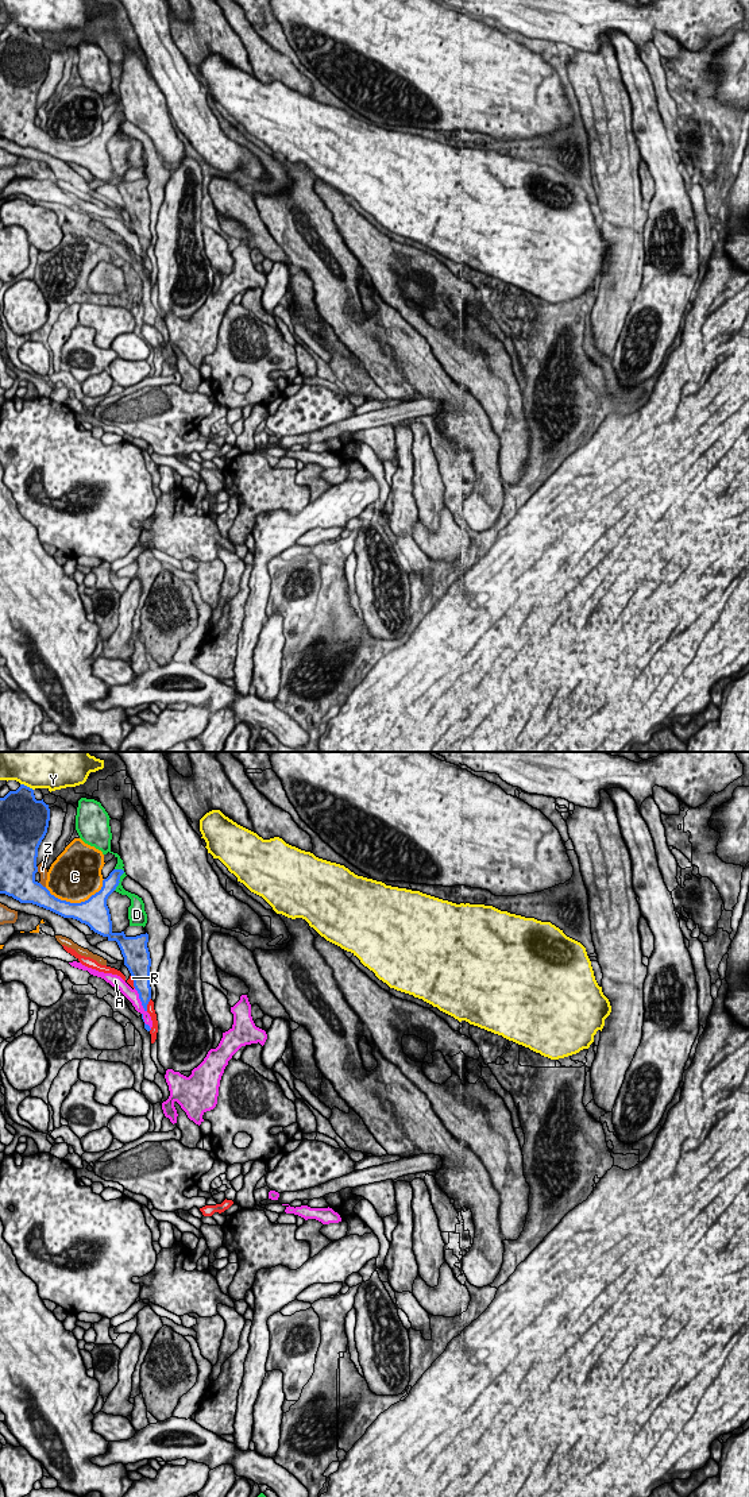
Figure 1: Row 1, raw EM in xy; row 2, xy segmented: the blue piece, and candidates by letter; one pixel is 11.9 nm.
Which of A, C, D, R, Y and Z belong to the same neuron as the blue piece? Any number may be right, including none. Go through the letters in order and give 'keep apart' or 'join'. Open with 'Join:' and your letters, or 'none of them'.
Join: none of them
A: keep apart
C: keep apart
D: keep apart
R: keep apart
Y: keep apart
Z: keep apart

